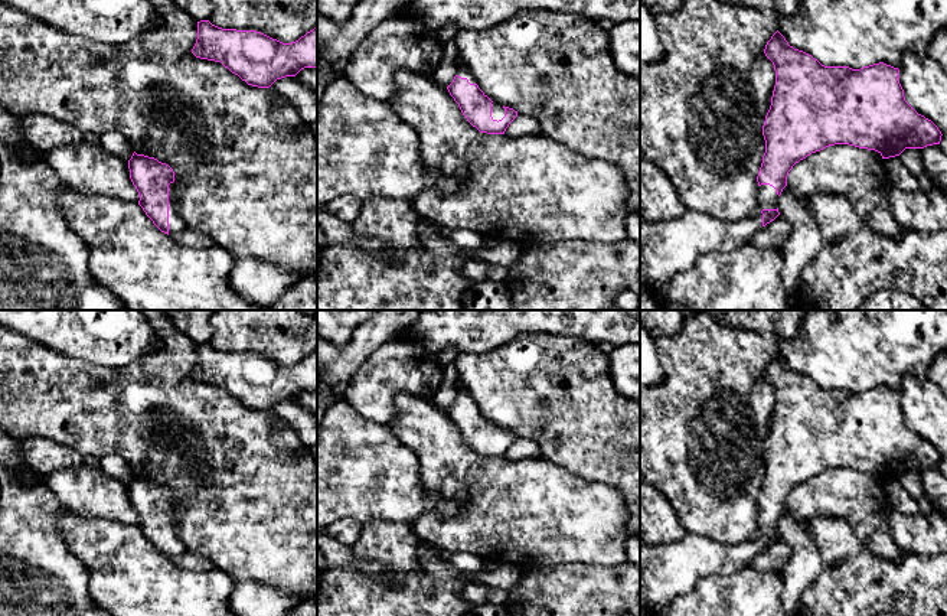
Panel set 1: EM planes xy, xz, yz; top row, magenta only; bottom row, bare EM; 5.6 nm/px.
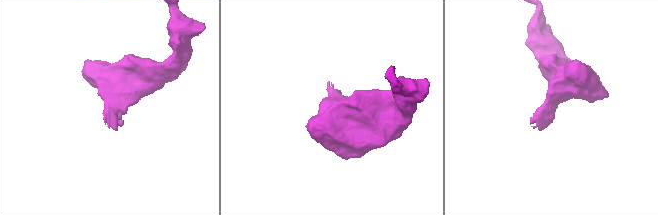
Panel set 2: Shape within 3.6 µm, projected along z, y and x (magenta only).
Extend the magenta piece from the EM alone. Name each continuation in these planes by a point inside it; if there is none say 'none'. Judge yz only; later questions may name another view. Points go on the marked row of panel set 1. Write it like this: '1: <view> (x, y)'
1: yz (767, 195)

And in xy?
1: xy (176, 224)

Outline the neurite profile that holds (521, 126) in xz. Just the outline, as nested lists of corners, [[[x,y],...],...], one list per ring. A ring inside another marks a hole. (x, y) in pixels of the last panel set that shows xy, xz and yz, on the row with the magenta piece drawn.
[[[517,114],[504,131],[509,137],[522,137],[528,134],[541,134],[541,126],[536,120]]]

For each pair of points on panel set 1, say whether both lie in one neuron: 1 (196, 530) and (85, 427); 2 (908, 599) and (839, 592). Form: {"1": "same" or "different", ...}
{"1": "same", "2": "same"}

